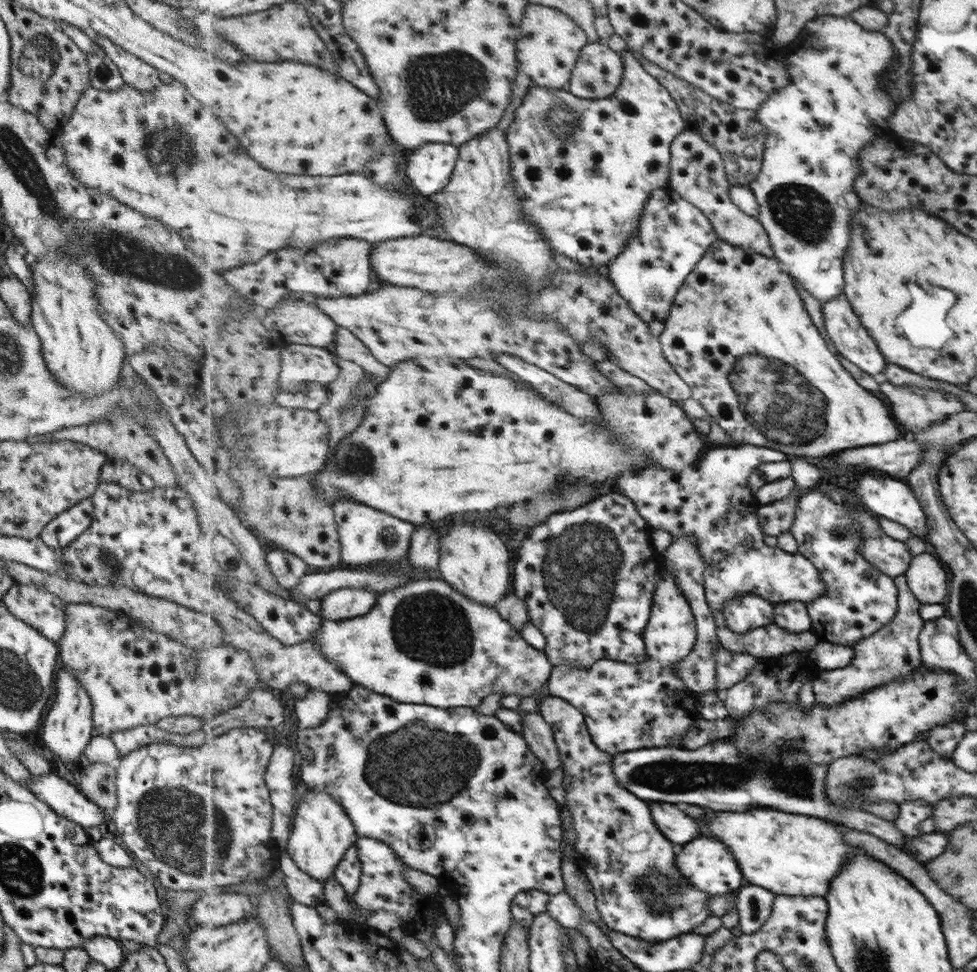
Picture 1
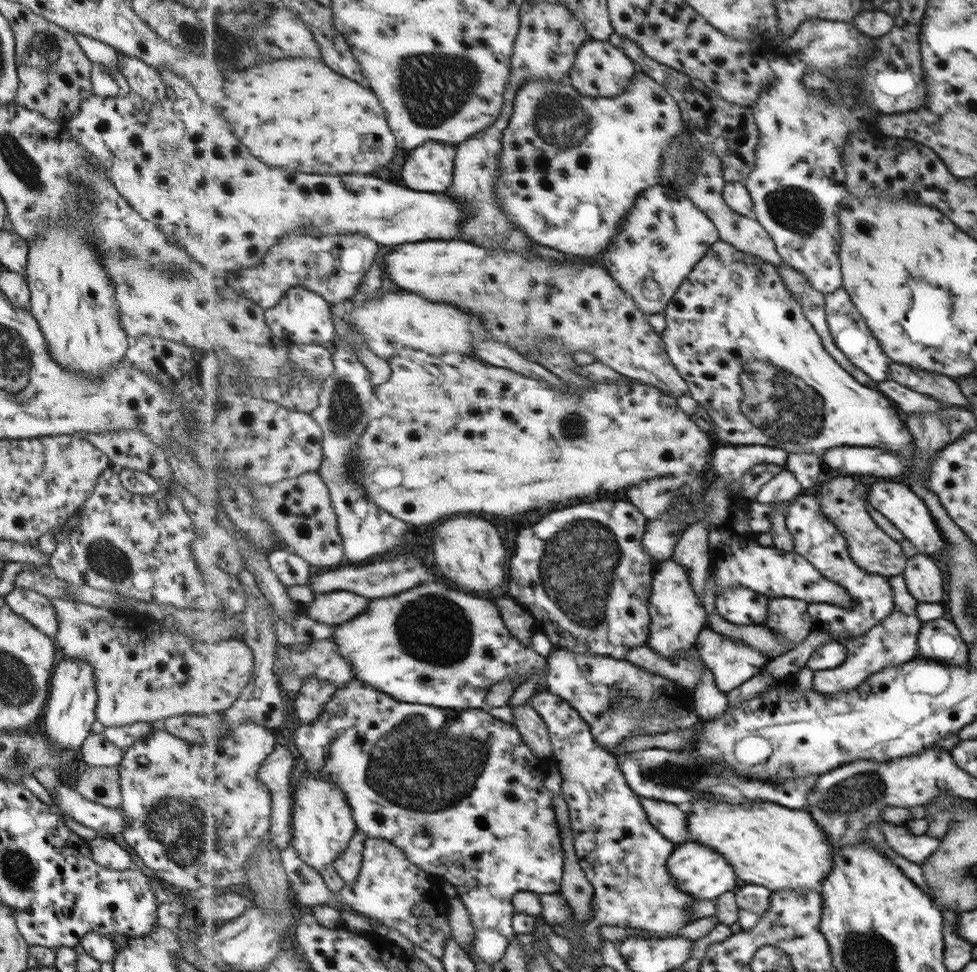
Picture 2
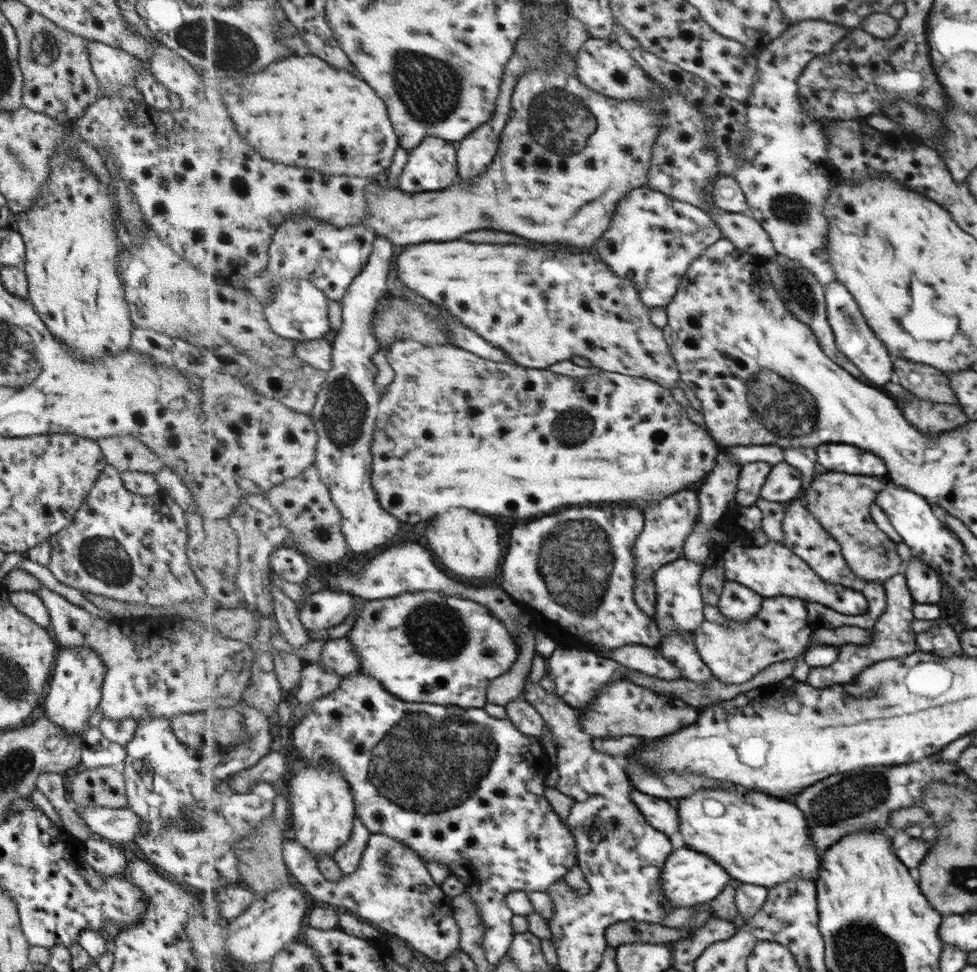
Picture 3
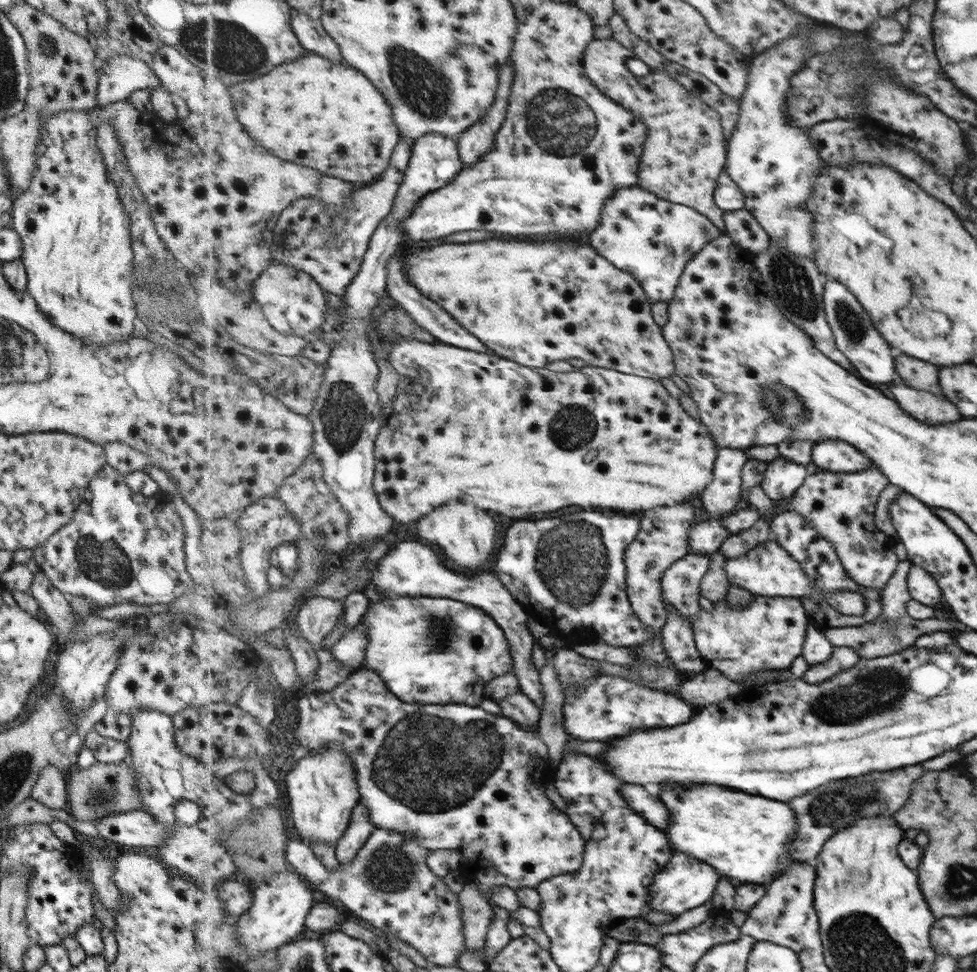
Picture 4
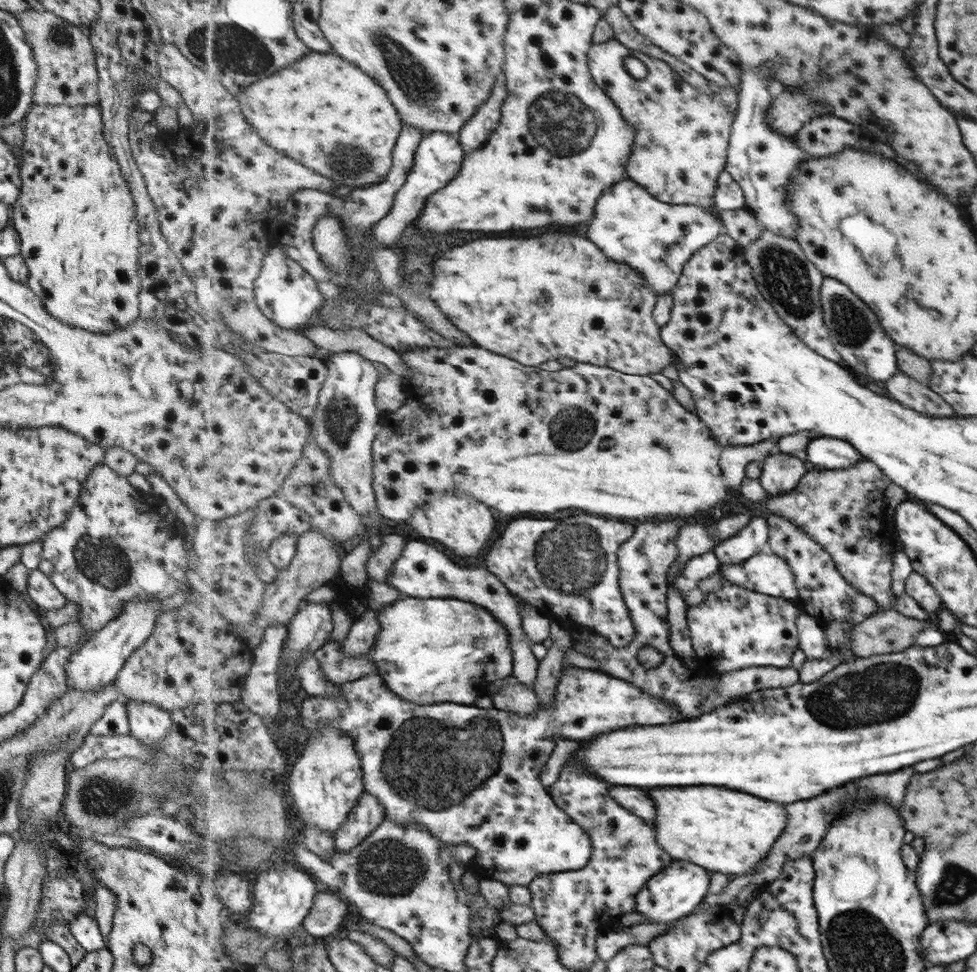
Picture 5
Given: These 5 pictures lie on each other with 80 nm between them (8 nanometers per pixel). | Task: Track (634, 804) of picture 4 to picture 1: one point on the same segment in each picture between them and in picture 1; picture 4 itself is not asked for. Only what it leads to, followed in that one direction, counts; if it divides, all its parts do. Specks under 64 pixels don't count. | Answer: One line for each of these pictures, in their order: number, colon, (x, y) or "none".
1: (679, 827)
2: (665, 816)
3: (664, 816)

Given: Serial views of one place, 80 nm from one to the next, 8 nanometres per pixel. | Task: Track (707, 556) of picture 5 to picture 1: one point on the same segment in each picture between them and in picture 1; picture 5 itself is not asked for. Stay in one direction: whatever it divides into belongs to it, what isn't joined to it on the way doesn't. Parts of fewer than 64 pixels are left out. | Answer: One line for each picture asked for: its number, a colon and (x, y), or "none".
1: (627, 707)
2: (678, 616)
3: (680, 609)
4: (681, 582)

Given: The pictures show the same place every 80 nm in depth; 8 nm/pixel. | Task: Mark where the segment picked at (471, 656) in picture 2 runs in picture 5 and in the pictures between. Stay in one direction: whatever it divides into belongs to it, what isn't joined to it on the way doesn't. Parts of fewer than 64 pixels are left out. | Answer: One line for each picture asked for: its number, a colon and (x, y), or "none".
3: (448, 657)
4: (417, 645)
5: (423, 644)

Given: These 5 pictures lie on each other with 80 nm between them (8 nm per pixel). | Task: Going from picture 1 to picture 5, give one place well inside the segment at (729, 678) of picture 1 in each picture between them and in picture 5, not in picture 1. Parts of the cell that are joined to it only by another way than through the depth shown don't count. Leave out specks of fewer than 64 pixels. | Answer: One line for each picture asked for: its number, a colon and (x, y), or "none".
2: (733, 663)
3: (735, 651)
4: (769, 633)
5: (734, 628)

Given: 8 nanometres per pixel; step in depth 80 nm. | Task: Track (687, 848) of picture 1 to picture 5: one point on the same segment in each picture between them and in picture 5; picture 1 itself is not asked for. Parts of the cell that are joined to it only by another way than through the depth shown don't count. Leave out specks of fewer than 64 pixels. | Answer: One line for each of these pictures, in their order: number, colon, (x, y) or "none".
2: (699, 870)
3: (691, 878)
4: (686, 882)
5: (677, 891)

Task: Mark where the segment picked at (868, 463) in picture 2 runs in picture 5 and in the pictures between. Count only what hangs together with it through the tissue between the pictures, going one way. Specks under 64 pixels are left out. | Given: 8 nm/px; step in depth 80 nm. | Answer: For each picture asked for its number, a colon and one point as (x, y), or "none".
3: (845, 458)
4: (831, 455)
5: (824, 452)

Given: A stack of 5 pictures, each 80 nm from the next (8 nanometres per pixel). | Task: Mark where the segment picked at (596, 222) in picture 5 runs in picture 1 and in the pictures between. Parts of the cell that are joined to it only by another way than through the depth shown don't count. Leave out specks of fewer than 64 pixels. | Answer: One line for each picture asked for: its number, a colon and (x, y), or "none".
1: (674, 235)
2: (666, 235)
3: (653, 240)
4: (653, 238)

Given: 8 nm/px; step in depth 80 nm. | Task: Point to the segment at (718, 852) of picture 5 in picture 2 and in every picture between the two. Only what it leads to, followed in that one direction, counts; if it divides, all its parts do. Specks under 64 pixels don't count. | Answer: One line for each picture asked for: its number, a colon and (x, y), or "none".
2: (770, 845)
3: (761, 840)
4: (746, 837)

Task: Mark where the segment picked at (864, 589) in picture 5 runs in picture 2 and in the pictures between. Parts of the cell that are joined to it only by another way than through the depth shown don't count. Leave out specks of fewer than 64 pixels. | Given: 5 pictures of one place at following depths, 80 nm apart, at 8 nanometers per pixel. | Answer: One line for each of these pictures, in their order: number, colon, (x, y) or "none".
2: (844, 499)
3: (842, 502)
4: (840, 505)

